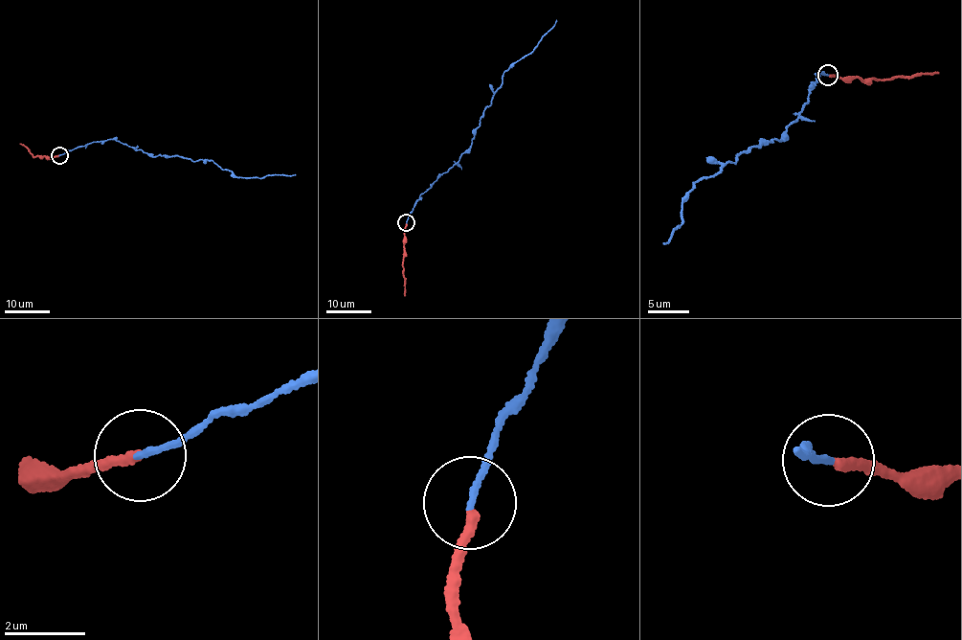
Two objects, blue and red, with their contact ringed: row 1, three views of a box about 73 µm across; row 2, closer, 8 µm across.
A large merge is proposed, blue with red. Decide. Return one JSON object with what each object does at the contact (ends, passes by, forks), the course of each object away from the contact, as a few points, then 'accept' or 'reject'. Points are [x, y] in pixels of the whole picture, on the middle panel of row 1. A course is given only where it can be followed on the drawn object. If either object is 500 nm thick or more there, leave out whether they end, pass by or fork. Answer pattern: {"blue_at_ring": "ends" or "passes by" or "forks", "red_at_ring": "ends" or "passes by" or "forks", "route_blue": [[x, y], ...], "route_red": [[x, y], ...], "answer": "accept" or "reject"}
{"blue_at_ring": "ends", "red_at_ring": "ends", "route_blue": [[406, 223], [420, 194], [470, 147], [483, 111], [501, 85], [502, 75], [531, 53], [556, 20]], "route_red": [[406, 223], [404, 295]], "answer": "reject"}

